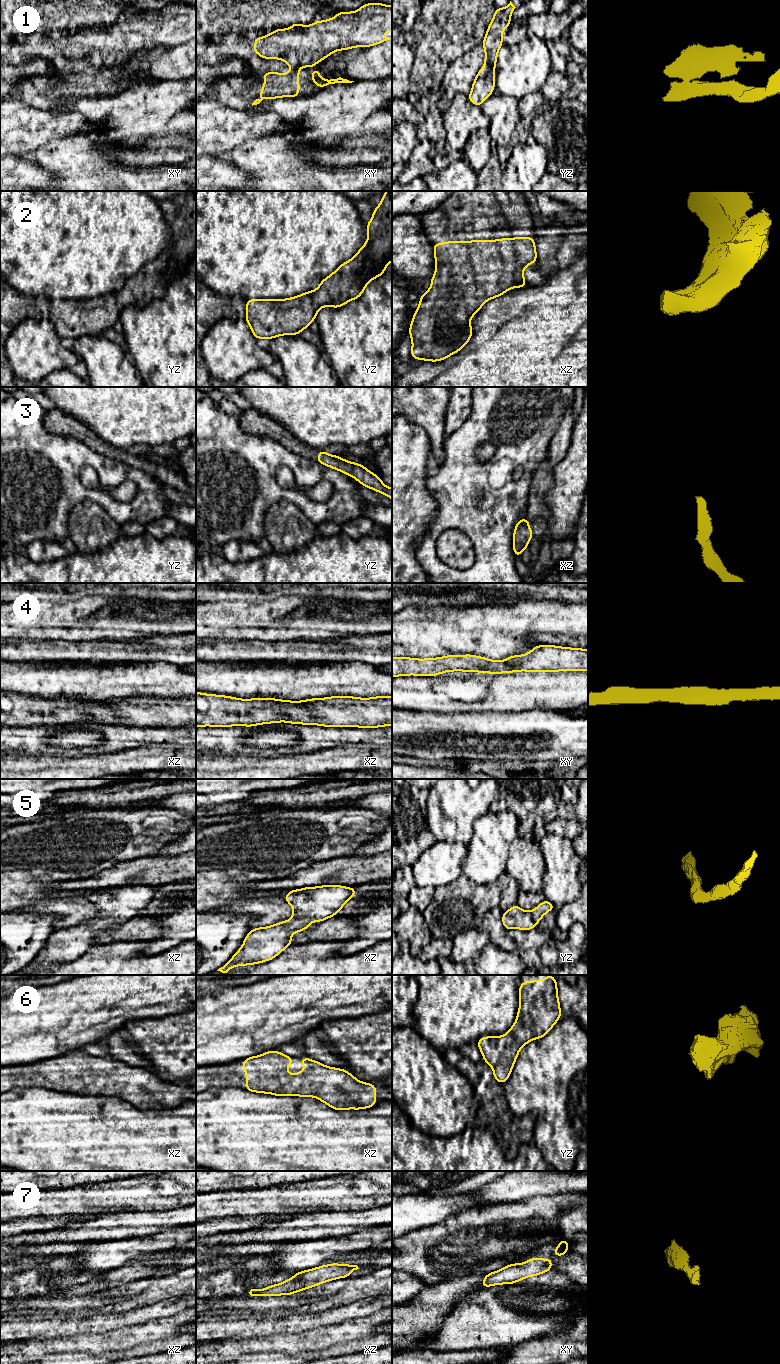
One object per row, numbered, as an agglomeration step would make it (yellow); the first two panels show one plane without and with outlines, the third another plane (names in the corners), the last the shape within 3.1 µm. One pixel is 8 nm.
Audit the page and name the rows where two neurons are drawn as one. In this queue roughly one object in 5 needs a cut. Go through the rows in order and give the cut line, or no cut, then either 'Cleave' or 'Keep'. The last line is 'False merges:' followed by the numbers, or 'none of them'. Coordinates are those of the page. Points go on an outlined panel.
1: Split along yz (485, 61), (494, 67). Cleave
2: No split. Keep
3: No split. Keep
4: No split. Keep
5: No split. Keep
6: No split. Keep
7: No split. Keep
False merges: 1

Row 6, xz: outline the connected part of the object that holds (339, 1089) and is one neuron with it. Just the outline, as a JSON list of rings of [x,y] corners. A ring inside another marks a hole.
[[[276,1050],[246,1058],[242,1062],[242,1068],[246,1071],[246,1090],[275,1096],[313,1096],[339,1111],[359,1110],[376,1105],[376,1085],[358,1081],[344,1069],[325,1066],[318,1061],[310,1060],[306,1056],[299,1063],[307,1067],[294,1075],[286,1072],[286,1067],[293,1064],[292,1057]]]

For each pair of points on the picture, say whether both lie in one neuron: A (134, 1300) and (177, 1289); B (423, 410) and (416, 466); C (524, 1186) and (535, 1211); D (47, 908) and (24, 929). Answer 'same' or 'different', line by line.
A: same
B: different
C: different
D: different

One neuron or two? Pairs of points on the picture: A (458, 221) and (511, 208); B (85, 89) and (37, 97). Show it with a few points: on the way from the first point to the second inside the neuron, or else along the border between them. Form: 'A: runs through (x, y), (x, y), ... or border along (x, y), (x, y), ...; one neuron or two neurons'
A: runs through (471, 221), (488, 221), (498, 212); one neuron
B: runs through (73, 89), (49, 90); one neuron

